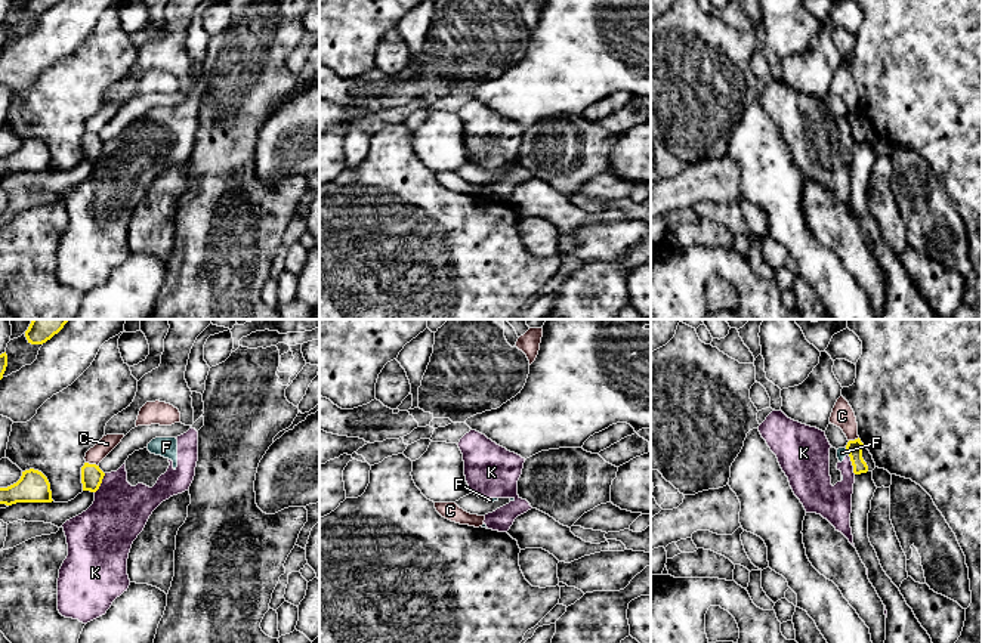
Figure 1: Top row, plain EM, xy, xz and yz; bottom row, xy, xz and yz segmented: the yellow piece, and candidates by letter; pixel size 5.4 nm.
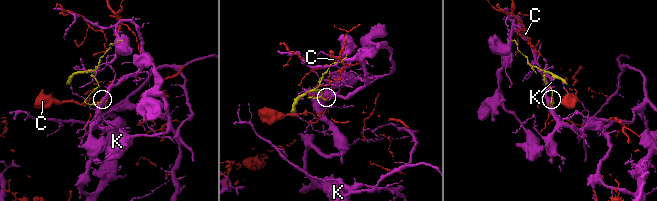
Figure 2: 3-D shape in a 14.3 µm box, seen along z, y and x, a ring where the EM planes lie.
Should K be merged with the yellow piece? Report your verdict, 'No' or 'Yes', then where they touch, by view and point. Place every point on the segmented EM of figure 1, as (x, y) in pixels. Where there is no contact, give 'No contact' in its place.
No. Touches yellow at xy (101, 482)

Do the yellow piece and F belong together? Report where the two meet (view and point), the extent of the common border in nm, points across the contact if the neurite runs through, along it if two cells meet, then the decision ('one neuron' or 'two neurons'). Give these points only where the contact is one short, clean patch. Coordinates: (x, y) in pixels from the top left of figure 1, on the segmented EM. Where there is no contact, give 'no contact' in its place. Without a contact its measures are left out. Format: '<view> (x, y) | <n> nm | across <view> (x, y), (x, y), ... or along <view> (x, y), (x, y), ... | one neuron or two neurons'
yz (848, 451) | 50 nm | along yz (845, 448), (849, 454) | two neurons

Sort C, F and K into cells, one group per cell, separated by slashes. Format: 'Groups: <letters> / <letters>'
Groups: C / F K

